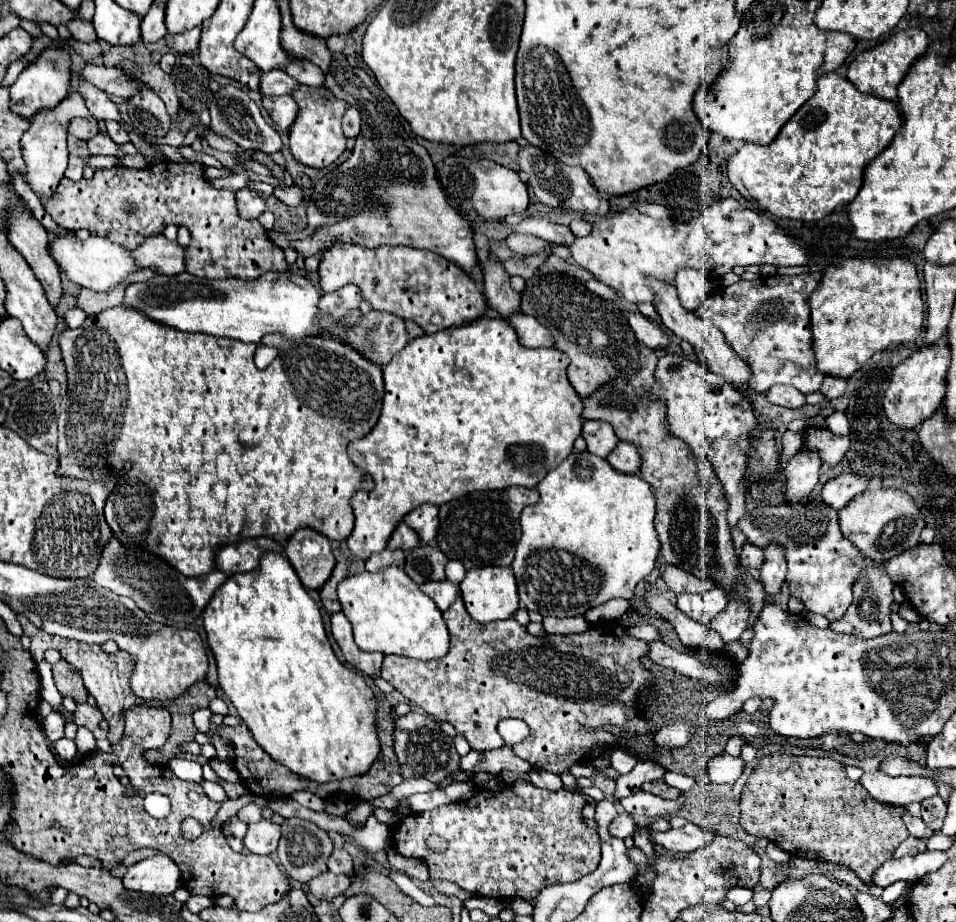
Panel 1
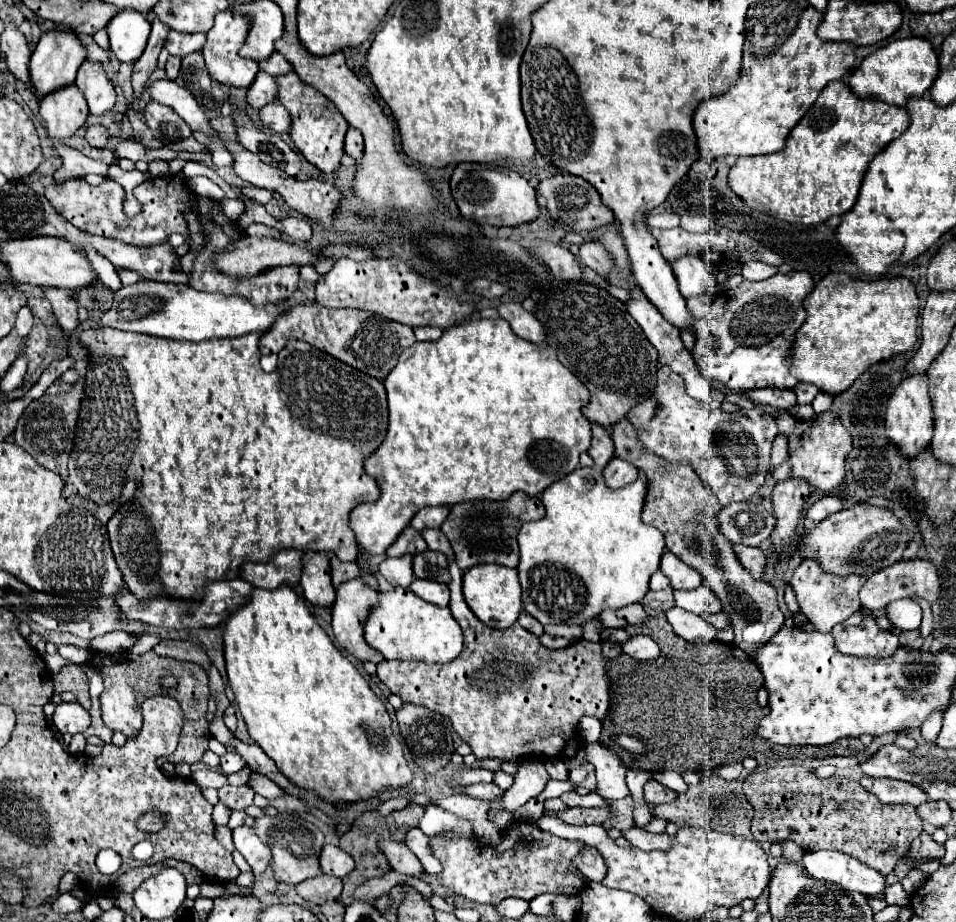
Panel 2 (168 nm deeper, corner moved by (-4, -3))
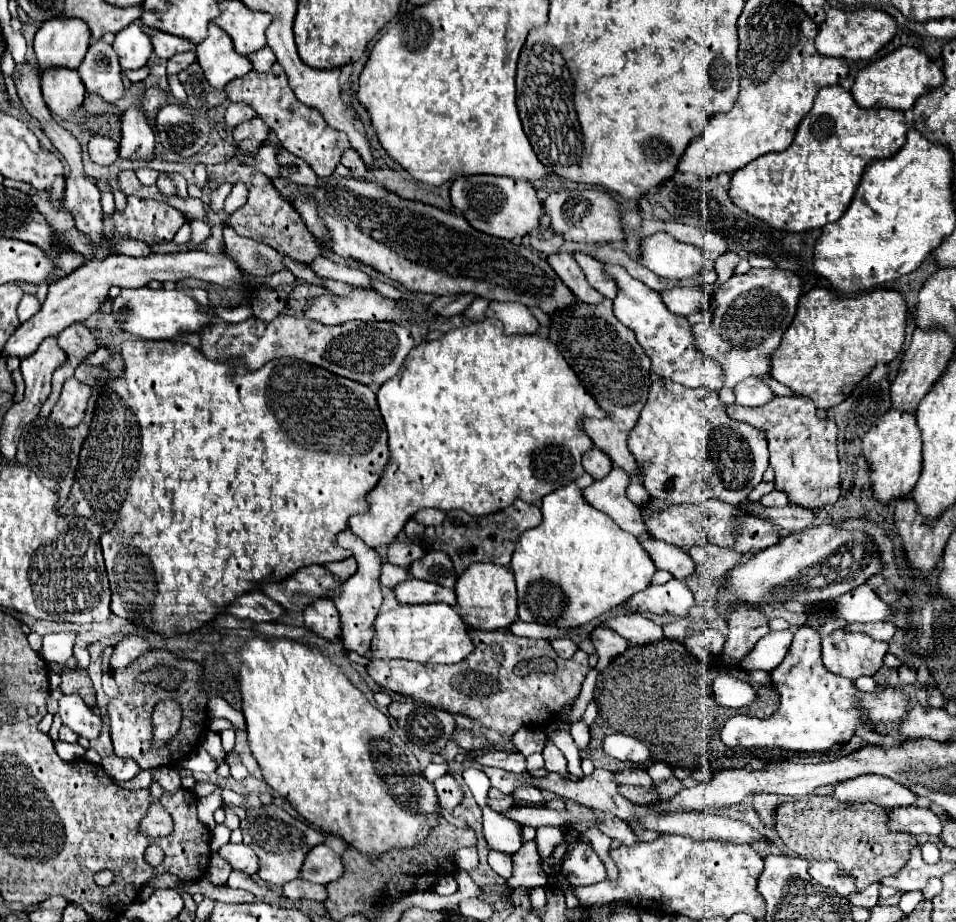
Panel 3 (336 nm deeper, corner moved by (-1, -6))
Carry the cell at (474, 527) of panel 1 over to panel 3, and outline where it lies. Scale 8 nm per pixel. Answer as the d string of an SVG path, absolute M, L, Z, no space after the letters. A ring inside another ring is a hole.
M516 498L512 506L500 510L500 512L482 516L482 518L470 516L464 510L450 510L446 514L446 520L440 526L428 526L424 530L424 534L418 536L418 538L408 538L408 536L400 534L398 540L418 544L424 550L442 550L442 552L446 552L450 556L452 564L454 564L456 574L462 574L474 562L492 562L492 564L500 564L500 566L508 568L510 558L514 554L514 546L516 546L520 534L534 528L534 526L538 526L540 522L542 522L540 508Z

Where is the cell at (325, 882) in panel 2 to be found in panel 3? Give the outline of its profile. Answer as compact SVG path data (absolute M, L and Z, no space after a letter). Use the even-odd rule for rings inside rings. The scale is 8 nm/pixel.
M296 878L294 882L286 882L282 894L290 900L318 900L318 902L326 900L326 888L322 884L306 882L302 878Z

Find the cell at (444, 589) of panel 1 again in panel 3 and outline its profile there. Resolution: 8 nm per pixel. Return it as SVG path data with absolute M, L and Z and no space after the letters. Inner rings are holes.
M406 578L406 582L400 582L394 586L394 596L398 604L434 604L434 602L446 602L448 606L456 606L456 594L454 590L448 590L438 584L430 584L426 580Z

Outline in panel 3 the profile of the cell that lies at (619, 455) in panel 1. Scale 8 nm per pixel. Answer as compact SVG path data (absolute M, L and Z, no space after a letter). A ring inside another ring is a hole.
M614 466L606 478L596 480L584 488L582 496L590 506L608 514L622 530L634 534L636 538L642 538L646 534L646 526L640 516L640 508L626 496L628 484L630 476L622 468Z

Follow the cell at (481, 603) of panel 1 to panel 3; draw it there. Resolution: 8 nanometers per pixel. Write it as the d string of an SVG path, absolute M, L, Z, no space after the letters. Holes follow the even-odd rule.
M494 564L470 566L462 576L458 576L454 592L456 592L456 598L458 598L458 614L474 630L508 628L518 618L514 574L504 566L494 566Z

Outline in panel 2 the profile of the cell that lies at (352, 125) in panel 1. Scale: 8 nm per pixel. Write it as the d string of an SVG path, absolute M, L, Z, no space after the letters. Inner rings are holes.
M349 127L345 135L345 153L351 155L355 161L359 161L363 155L363 135L353 127Z

